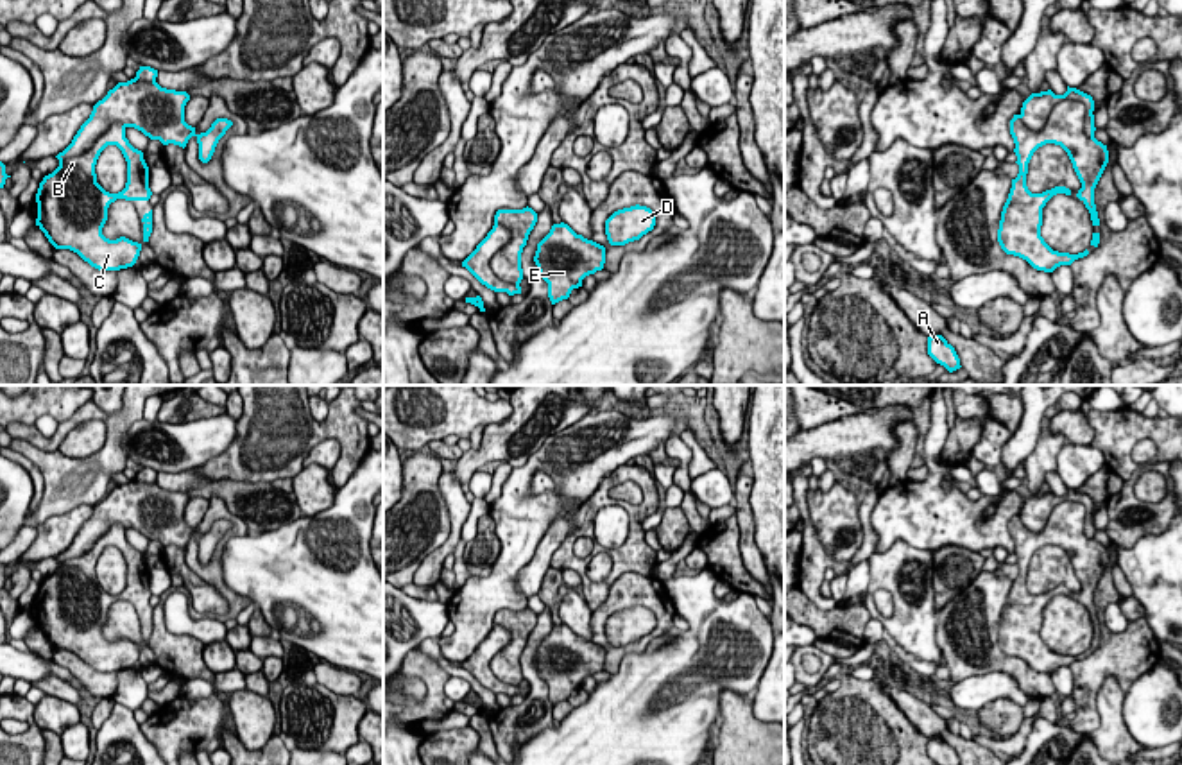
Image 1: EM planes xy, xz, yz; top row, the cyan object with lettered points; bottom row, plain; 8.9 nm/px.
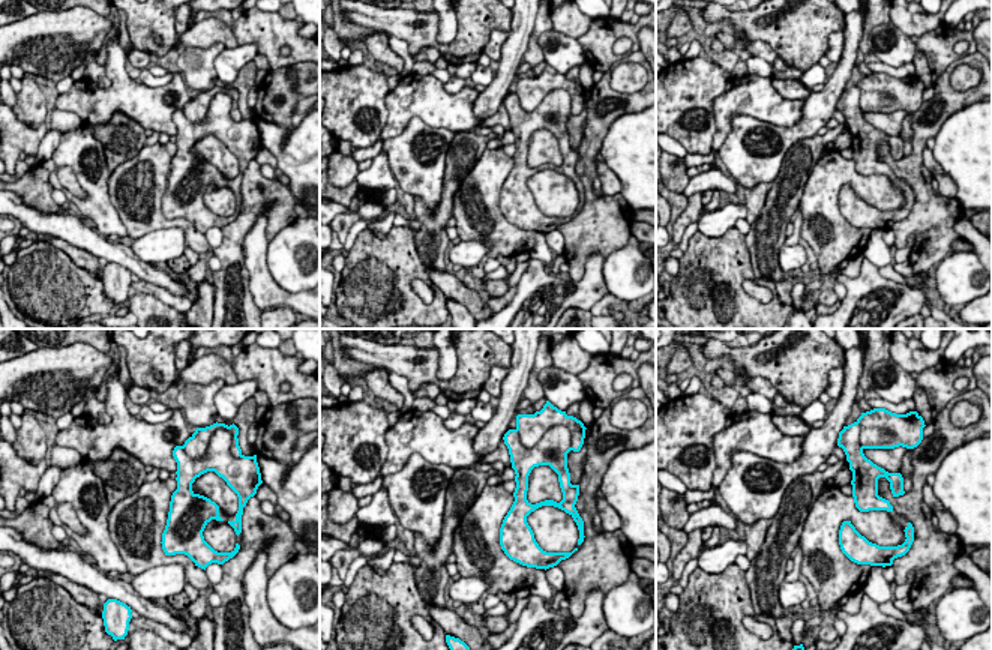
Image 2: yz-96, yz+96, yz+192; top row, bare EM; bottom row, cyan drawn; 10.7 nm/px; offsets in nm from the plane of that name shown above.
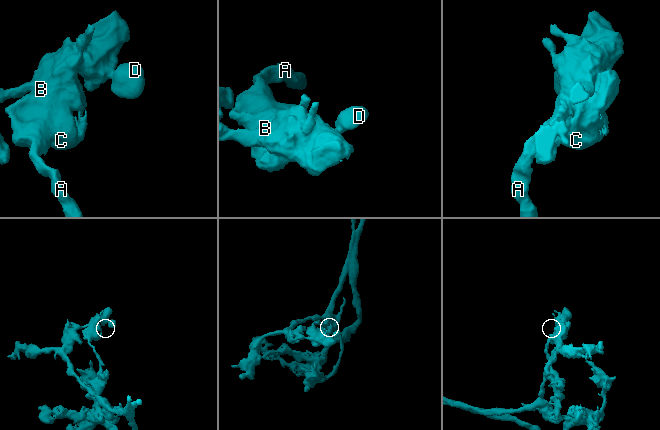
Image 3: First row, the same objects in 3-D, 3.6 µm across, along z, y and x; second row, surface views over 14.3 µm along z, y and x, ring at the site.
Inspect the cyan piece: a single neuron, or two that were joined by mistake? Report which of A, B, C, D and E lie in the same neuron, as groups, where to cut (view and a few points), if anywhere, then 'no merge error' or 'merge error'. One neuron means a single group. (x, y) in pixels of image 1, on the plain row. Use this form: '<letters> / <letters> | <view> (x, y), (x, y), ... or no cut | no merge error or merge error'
A B C / D E | yz (1019, 516), (1039, 531), (1059, 504), (1079, 502), (1093, 538) | merge error

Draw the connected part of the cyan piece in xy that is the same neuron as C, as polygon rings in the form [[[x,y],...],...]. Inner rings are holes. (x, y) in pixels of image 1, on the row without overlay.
[[[115,523],[90,552],[61,563],[43,579],[36,595],[36,627],[56,650],[70,650],[98,672],[127,670],[136,665],[141,645],[102,636],[107,609],[116,600],[149,602],[150,597],[143,554],[129,545],[125,529]],[[107,546],[116,546],[127,563],[127,584],[118,595],[97,584],[95,566]]]

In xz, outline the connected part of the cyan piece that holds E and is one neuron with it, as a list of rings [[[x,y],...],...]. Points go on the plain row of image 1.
[[[553,625],[534,658],[539,677],[548,684],[552,706],[568,701],[582,681],[604,670],[605,649],[577,636],[568,625]]]

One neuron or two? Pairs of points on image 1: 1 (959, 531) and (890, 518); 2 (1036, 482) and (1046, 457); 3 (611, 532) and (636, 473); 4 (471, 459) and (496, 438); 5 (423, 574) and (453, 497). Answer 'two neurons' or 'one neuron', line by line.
1: one neuron
2: one neuron
3: two neurons
4: one neuron
5: one neuron

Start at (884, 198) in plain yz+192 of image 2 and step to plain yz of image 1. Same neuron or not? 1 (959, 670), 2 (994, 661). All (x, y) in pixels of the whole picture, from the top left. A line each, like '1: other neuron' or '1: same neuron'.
1: same neuron
2: same neuron

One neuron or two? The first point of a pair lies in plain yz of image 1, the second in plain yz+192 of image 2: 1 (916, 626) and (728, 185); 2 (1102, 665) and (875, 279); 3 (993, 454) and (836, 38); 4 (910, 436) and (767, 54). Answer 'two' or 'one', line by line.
1: two
2: two
3: one
4: two

